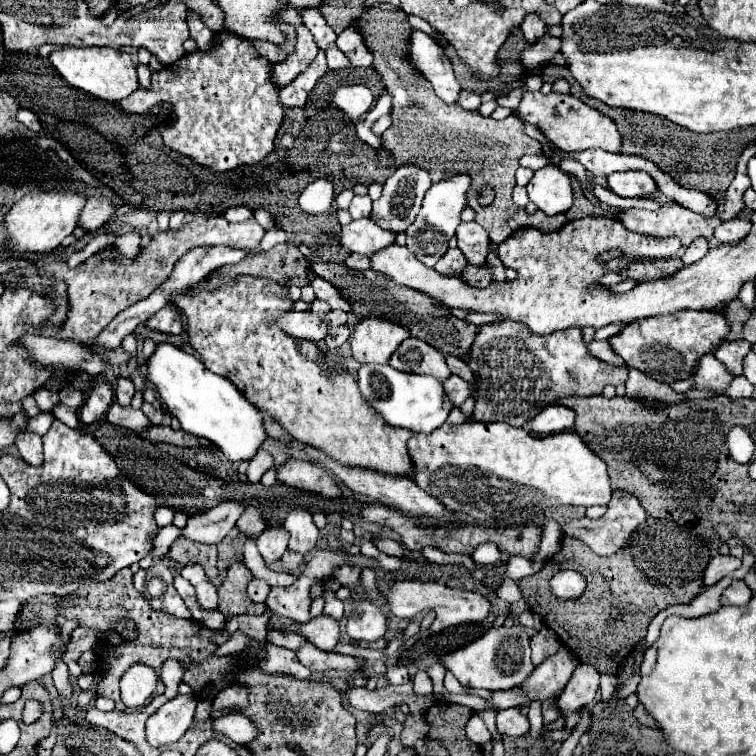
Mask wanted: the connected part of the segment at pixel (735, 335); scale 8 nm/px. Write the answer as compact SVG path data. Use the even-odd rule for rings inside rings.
M739 299L730 302L724 310L724 317L730 325L730 333L726 338L728 341L742 339L743 325L749 318L749 312L740 303Z

